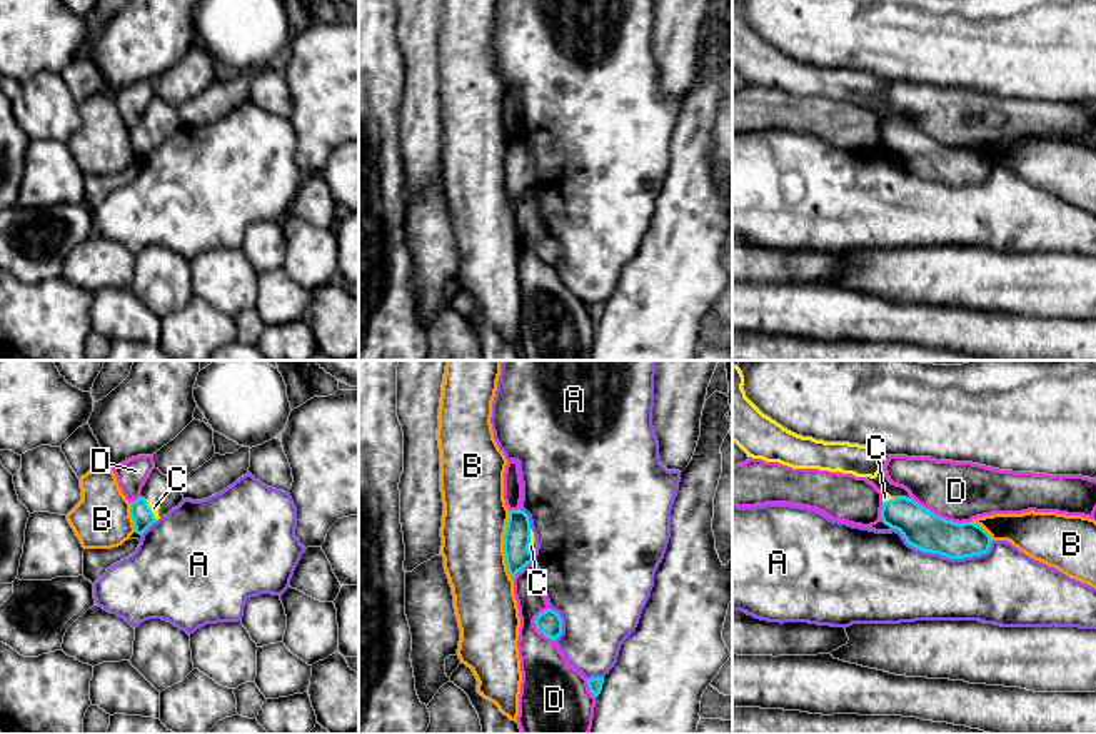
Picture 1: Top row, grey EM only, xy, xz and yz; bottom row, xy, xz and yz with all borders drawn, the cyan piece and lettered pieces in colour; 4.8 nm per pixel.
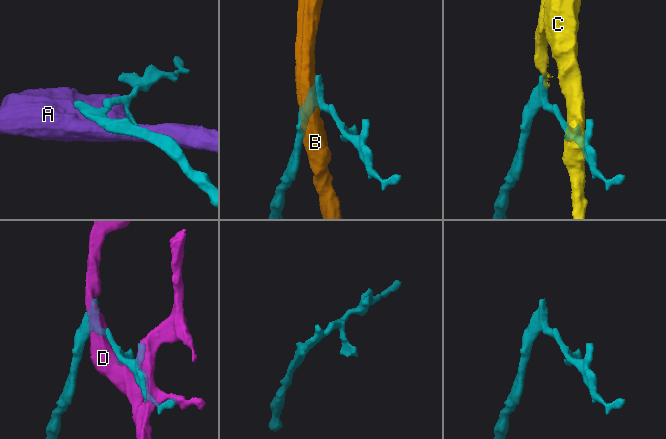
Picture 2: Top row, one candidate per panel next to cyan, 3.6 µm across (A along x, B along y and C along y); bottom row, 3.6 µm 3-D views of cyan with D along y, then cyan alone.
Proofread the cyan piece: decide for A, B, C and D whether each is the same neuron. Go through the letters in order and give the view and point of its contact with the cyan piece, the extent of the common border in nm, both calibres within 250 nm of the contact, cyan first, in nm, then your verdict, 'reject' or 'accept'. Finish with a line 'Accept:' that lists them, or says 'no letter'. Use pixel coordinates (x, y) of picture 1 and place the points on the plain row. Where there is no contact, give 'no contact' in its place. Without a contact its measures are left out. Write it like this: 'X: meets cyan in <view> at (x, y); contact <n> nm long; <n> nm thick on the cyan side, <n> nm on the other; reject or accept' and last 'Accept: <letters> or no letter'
A: meets cyan in yz at (943, 180); contact 500 nm long; 190 nm thick on the cyan side, 380 nm on the other; reject
B: meets cyan in xz at (504, 172); contact 340 nm long; 130 nm thick on the cyan side, 320 nm on the other; reject
C: meets cyan in xz at (529, 169); contact 130 nm long; 130 nm thick on the cyan side, 30 nm on the other; accept
D: meets cyan in yz at (941, 144); contact 300 nm long; 190 nm thick on the cyan side, 280 nm on the other; reject
Accept: C

